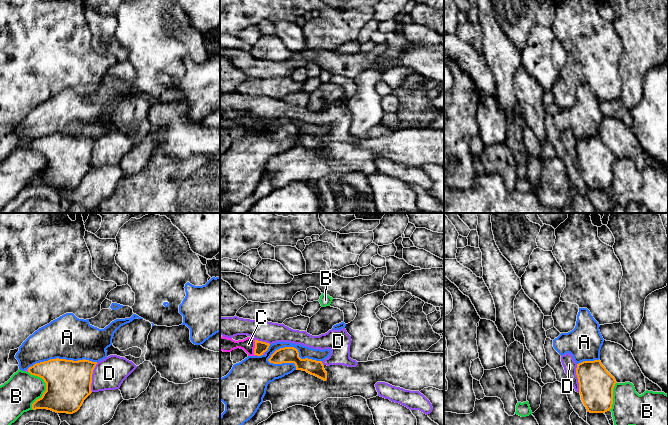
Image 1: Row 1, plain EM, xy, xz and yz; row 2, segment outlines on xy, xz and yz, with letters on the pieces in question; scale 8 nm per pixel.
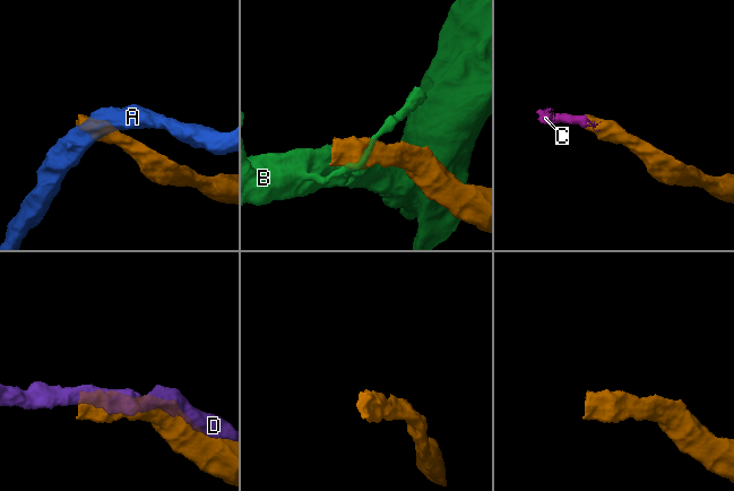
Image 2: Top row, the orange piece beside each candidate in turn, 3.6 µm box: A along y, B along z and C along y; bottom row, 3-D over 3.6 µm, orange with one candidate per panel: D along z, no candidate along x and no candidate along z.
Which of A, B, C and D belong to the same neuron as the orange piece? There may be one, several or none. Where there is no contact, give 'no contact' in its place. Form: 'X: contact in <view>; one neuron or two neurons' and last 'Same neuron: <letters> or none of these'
A: contact in xz; two neurons
B: contact in xy; two neurons
C: contact in xz; one neuron
D: contact in xy; two neurons
Same neuron: C

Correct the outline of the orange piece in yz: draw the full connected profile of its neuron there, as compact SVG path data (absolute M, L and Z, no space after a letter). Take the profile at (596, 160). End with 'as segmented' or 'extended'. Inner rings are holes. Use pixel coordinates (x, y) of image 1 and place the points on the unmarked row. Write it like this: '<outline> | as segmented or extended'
M600 136L577 140L576 151L581 176L590 189L605 189L613 180L613 164L617 159Z | as segmented

